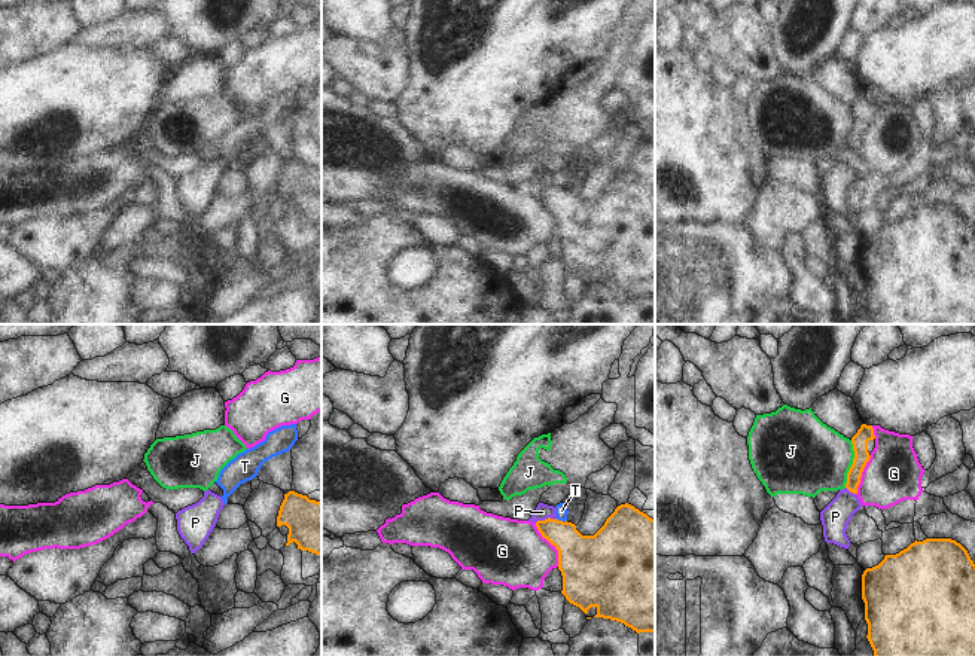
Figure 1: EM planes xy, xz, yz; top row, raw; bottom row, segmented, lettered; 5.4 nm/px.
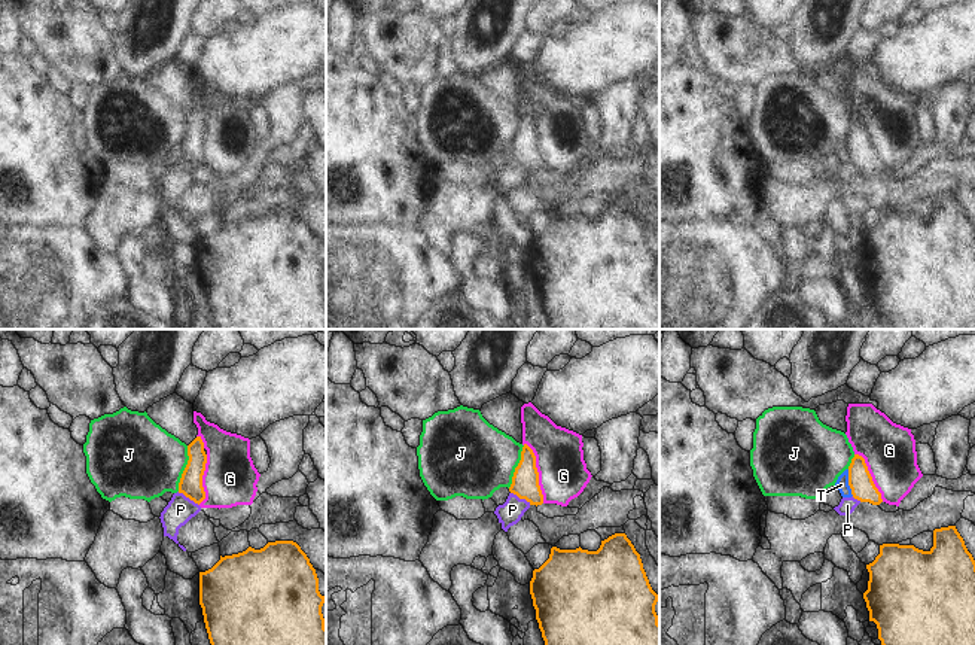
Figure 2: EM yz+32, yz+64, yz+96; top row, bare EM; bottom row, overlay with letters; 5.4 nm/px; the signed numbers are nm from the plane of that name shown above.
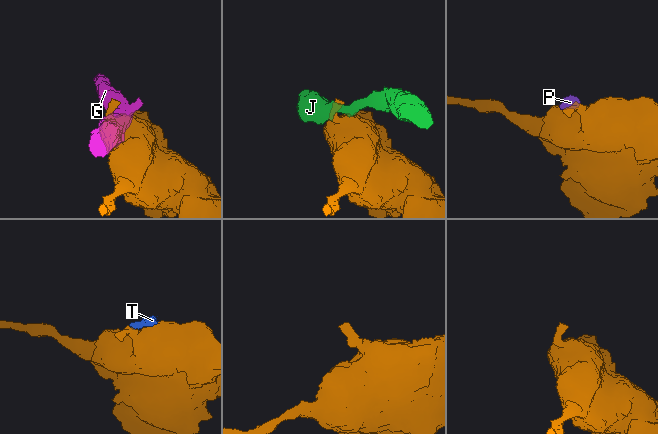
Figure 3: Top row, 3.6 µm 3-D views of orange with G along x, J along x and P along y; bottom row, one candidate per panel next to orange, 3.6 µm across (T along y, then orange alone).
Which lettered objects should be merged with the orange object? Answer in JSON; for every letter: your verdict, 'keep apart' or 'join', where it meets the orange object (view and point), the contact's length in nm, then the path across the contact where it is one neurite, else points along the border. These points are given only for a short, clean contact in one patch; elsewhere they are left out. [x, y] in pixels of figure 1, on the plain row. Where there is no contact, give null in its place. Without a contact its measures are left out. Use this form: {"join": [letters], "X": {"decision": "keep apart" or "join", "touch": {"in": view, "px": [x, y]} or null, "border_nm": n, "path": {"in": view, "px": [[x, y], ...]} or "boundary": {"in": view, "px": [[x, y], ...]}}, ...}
{"join": [], "G": {"decision": "keep apart", "touch": {"in": "xz", "px": [551, 210]}, "border_nm": 260}, "J": {"decision": "keep apart", "touch": {"in": "yz", "px": [852, 131]}, "border_nm": 260, "boundary": {"in": "yz", "px": [[852, 107], [853, 130], [844, 153]]}}, "P": {"decision": "keep apart", "touch": {"in": "xz", "px": [545, 186]}, "border_nm": 120, "boundary": {"in": "xz", "px": [[555, 185], [535, 189]]}}, "T": {"decision": "keep apart", "touch": {"in": "xz", "px": [561, 188]}, "border_nm": 60, "boundary": {"in": "xz", "px": [[557, 185], [566, 188]]}}}

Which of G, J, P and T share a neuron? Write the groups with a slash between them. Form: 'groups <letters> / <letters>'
groups G / J / P T

